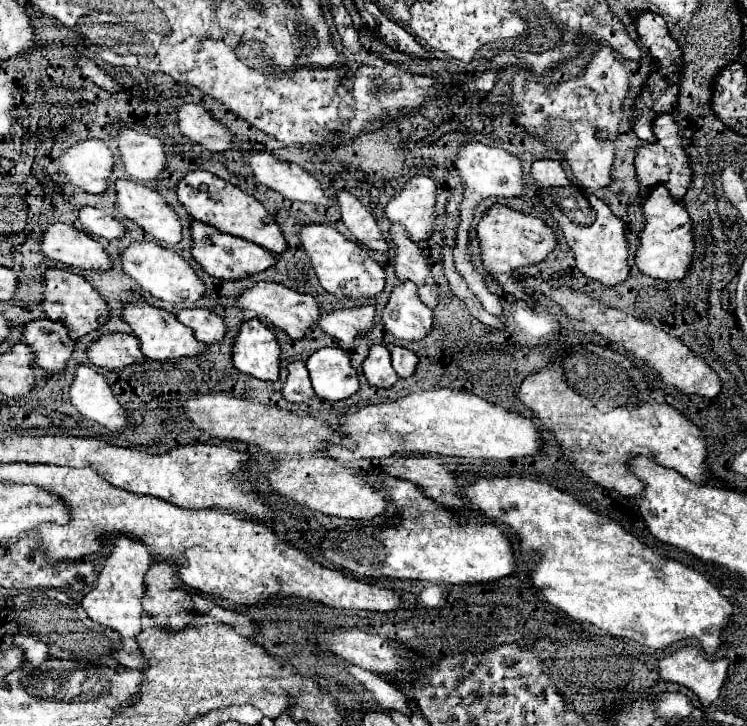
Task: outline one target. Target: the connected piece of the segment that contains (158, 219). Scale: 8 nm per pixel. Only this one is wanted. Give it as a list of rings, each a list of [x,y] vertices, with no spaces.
[[[126,179],[116,181],[116,189],[116,209],[122,217],[138,223],[158,241],[174,245],[182,239],[182,223],[176,211],[158,191]]]

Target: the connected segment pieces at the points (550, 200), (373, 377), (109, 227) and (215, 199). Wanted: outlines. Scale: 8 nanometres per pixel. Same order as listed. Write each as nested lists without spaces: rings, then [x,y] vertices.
[[[540,159],[532,165],[532,181],[542,189],[542,197],[552,217],[556,219],[560,231],[564,233],[572,253],[576,255],[576,267],[602,285],[620,285],[630,277],[628,265],[628,241],[626,225],[618,219],[608,205],[592,193],[582,191],[566,175],[560,161]]]
[[[374,345],[370,349],[370,355],[362,363],[362,373],[370,385],[380,389],[388,389],[398,381],[398,375],[390,365],[390,353],[384,345]]]
[[[82,207],[80,209],[80,223],[92,237],[102,237],[102,239],[120,239],[126,233],[126,225],[106,211],[94,209],[94,207]]]
[[[194,171],[188,173],[180,183],[178,183],[178,199],[182,201],[182,205],[186,207],[186,211],[202,221],[202,223],[210,223],[216,229],[220,229],[222,233],[230,233],[242,239],[248,239],[264,249],[268,249],[270,253],[284,253],[288,249],[288,243],[278,227],[278,223],[274,221],[274,217],[264,209],[264,205],[260,201],[256,201],[252,195],[244,193],[242,189],[238,189],[236,185],[206,173],[206,171]]]

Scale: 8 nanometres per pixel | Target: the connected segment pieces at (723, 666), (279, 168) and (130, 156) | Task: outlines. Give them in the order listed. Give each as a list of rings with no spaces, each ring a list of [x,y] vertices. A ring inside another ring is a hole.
[[[684,647],[674,655],[662,657],[658,663],[660,679],[688,687],[704,707],[718,699],[726,679],[728,659],[710,661],[700,657],[696,647]]]
[[[244,153],[246,163],[252,167],[256,179],[278,191],[280,195],[292,199],[292,201],[302,201],[302,203],[314,203],[314,205],[324,205],[332,207],[334,203],[324,195],[322,185],[312,177],[308,171],[294,163],[280,161],[272,157],[270,153]]]
[[[122,127],[116,141],[126,171],[136,181],[154,181],[164,175],[168,161],[166,147],[160,139]]]

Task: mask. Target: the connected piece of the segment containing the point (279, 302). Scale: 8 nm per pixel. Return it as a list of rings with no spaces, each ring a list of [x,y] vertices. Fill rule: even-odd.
[[[258,283],[256,287],[252,287],[252,289],[244,291],[244,295],[240,295],[236,299],[236,305],[242,307],[244,311],[252,311],[262,321],[268,321],[274,327],[286,331],[292,339],[306,337],[316,327],[316,321],[320,317],[320,303],[314,297],[292,291],[292,289],[278,285],[278,283]]]

